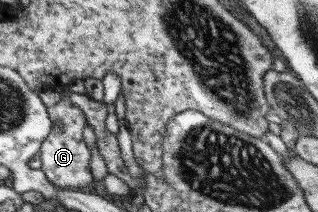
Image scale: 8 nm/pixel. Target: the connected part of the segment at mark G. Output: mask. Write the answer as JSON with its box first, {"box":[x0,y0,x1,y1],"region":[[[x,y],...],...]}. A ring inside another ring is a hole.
{"box":[37,97,93,190],"region":[[[63,97],[57,101],[55,105],[45,105],[47,107],[47,114],[49,114],[49,121],[51,121],[51,131],[47,137],[41,142],[41,147],[37,153],[39,163],[41,163],[40,170],[49,182],[56,185],[56,187],[63,188],[71,187],[71,189],[85,190],[91,187],[93,177],[89,170],[89,155],[91,151],[83,142],[81,131],[86,125],[85,115],[76,106],[71,103],[71,100]],[[55,122],[61,122],[61,127],[55,127]]]}

